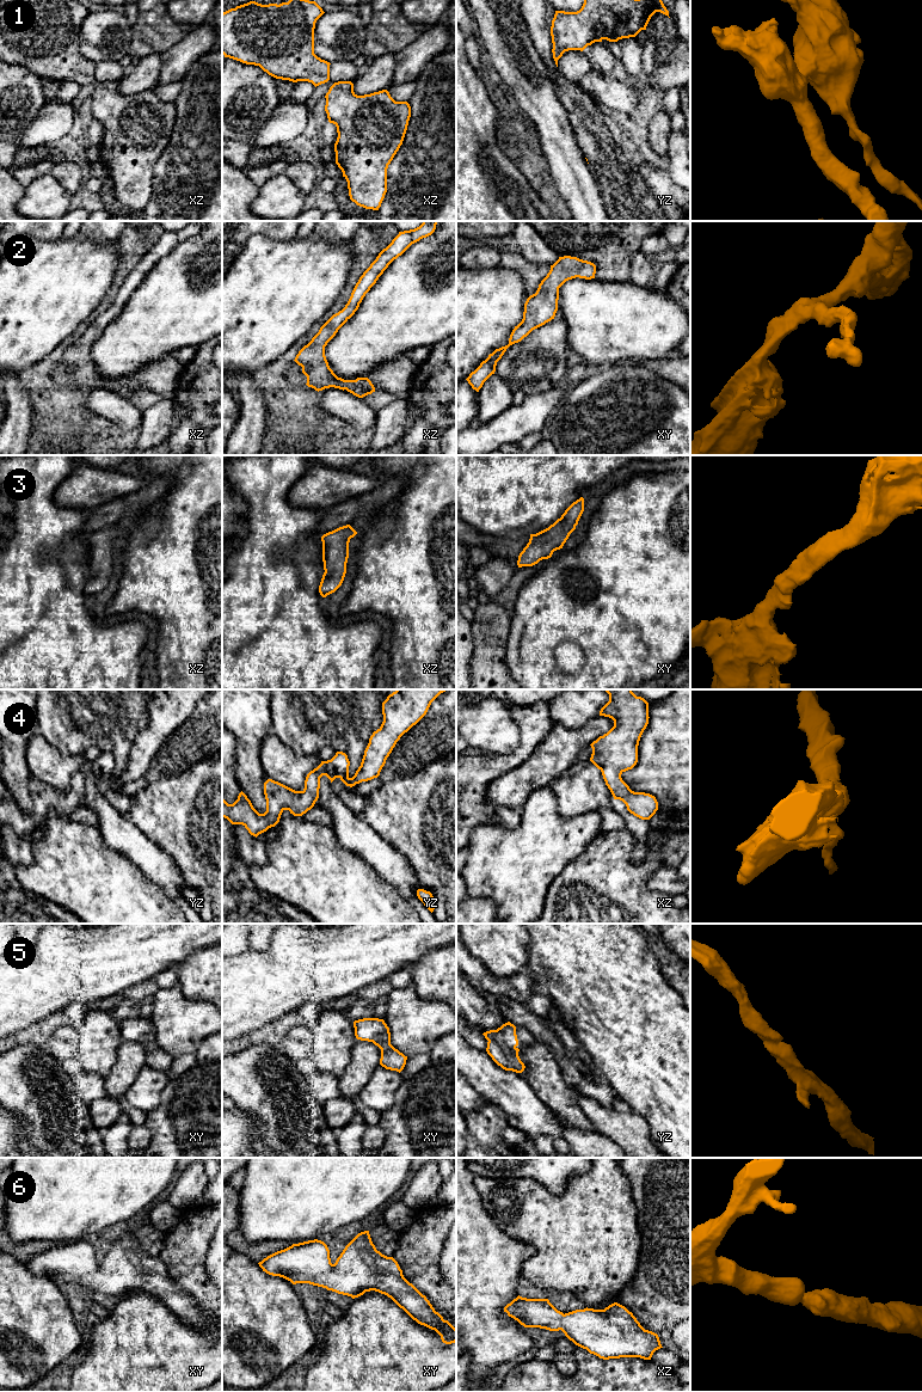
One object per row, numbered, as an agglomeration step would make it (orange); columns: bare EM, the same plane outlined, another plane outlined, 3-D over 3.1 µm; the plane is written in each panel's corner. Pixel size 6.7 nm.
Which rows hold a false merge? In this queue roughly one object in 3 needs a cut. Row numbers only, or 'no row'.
no row

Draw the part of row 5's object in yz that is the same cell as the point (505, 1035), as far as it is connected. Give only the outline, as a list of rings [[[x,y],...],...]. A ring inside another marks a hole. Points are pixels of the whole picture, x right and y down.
[[[508,1022],[497,1030],[486,1031],[482,1035],[488,1041],[486,1051],[498,1066],[516,1073],[524,1071],[525,1066],[518,1056],[518,1040],[514,1024]]]

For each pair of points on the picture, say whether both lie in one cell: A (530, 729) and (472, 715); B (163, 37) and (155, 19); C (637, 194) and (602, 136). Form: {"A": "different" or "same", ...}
{"A": "different", "B": "same", "C": "same"}

